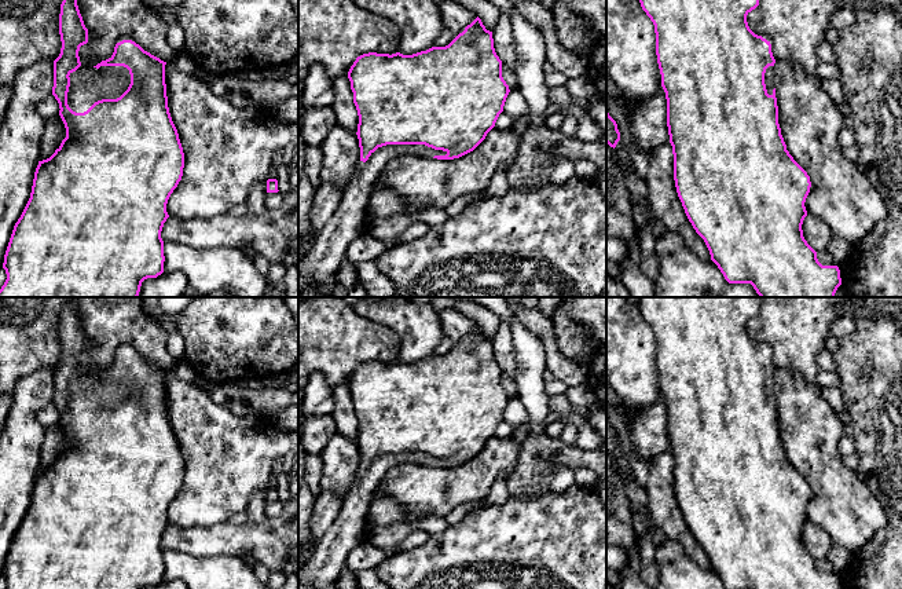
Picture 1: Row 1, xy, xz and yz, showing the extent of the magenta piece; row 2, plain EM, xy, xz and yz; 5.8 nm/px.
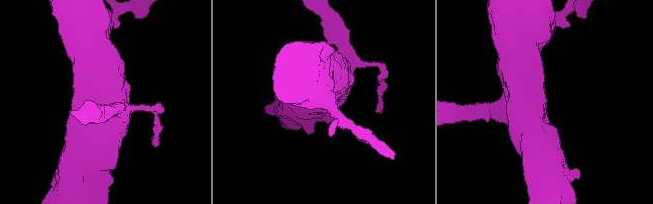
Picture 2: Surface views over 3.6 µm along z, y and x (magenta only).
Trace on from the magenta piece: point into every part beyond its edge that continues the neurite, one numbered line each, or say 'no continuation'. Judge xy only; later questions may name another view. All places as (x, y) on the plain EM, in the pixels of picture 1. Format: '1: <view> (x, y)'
1: xy (88, 392)

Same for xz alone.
1: xz (329, 556)

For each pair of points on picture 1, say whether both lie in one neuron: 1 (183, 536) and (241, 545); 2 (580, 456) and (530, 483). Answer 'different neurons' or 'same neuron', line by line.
1: same neuron
2: same neuron

